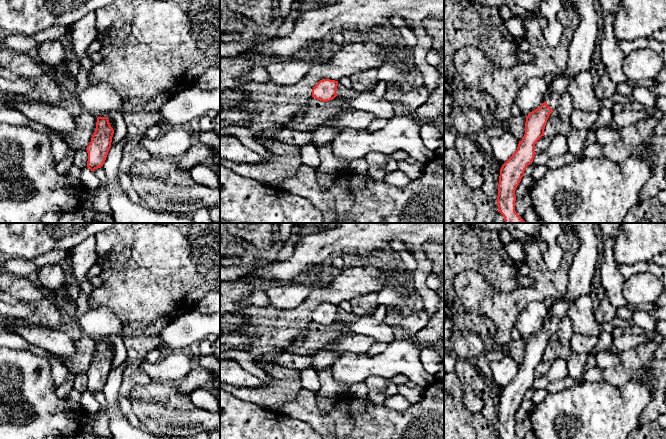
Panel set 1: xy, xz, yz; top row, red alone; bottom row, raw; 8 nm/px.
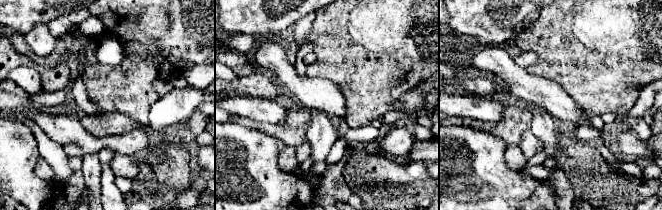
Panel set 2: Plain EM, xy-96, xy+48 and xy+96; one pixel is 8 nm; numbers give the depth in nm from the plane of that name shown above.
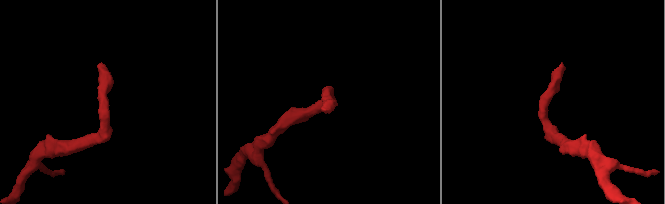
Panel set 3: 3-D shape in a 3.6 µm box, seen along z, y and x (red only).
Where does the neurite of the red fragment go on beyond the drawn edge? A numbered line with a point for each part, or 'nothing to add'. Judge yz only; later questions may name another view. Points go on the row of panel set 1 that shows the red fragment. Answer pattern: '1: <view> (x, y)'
1: yz (581, 49)

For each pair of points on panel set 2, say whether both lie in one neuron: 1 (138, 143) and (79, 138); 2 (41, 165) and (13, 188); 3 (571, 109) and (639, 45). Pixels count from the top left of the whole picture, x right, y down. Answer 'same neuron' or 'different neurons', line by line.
1: same neuron
2: different neurons
3: different neurons

